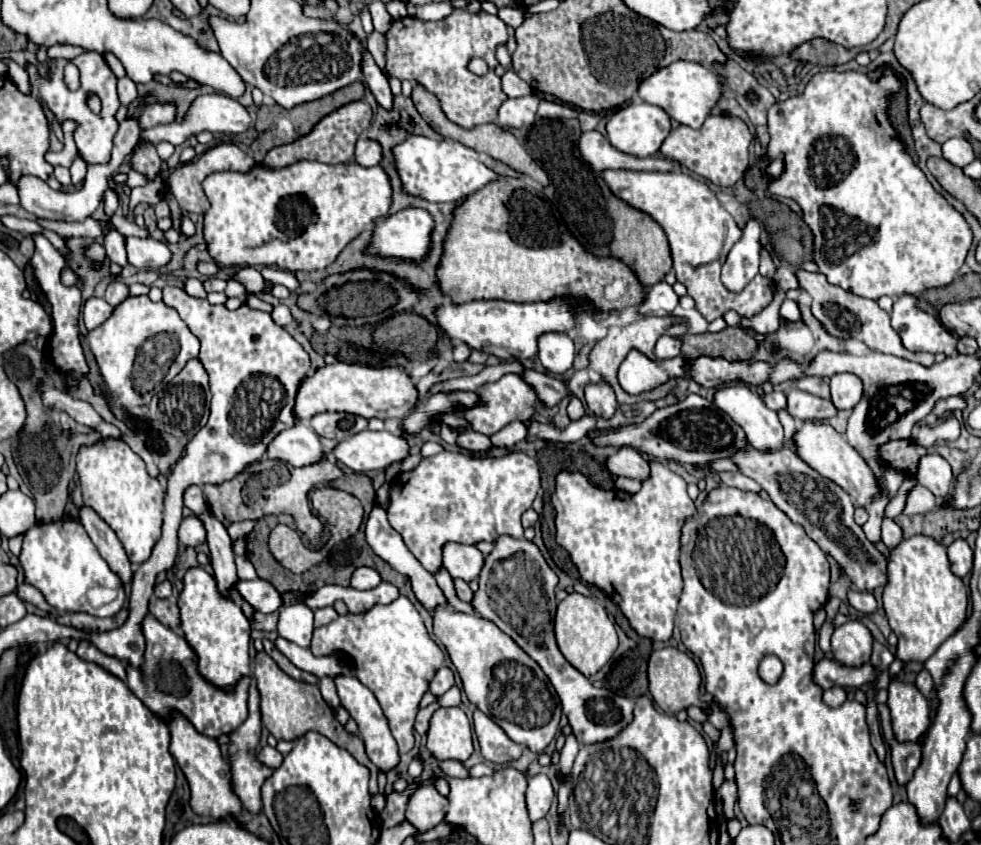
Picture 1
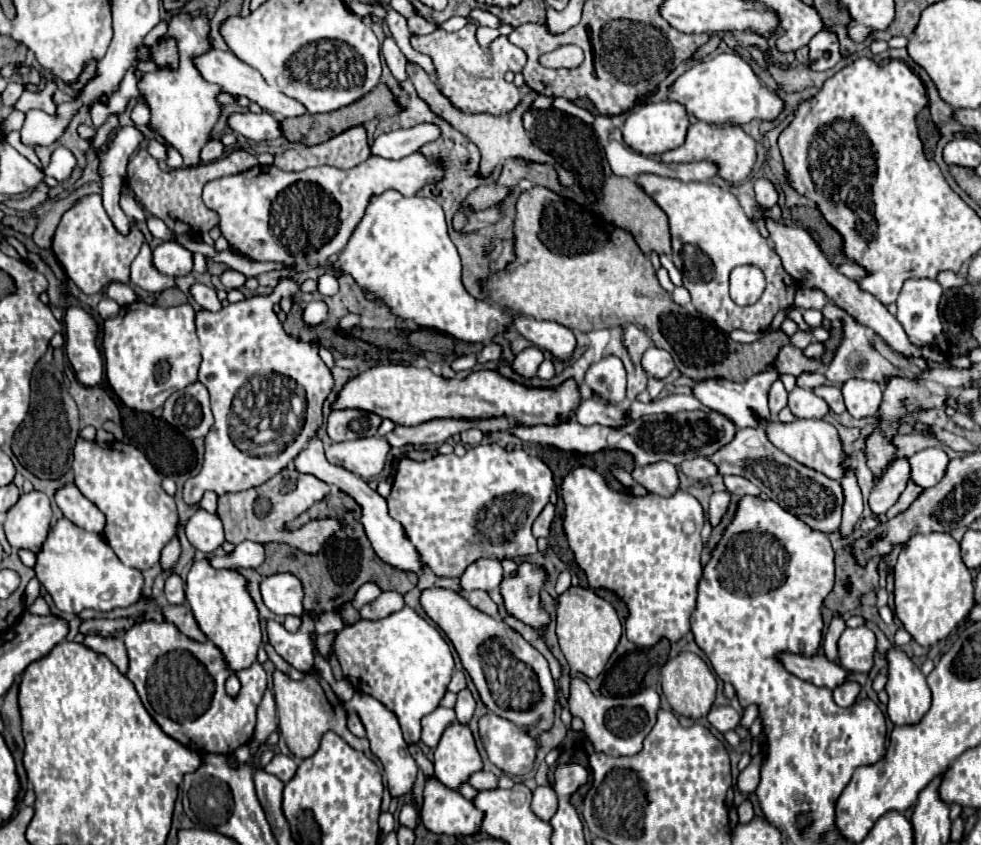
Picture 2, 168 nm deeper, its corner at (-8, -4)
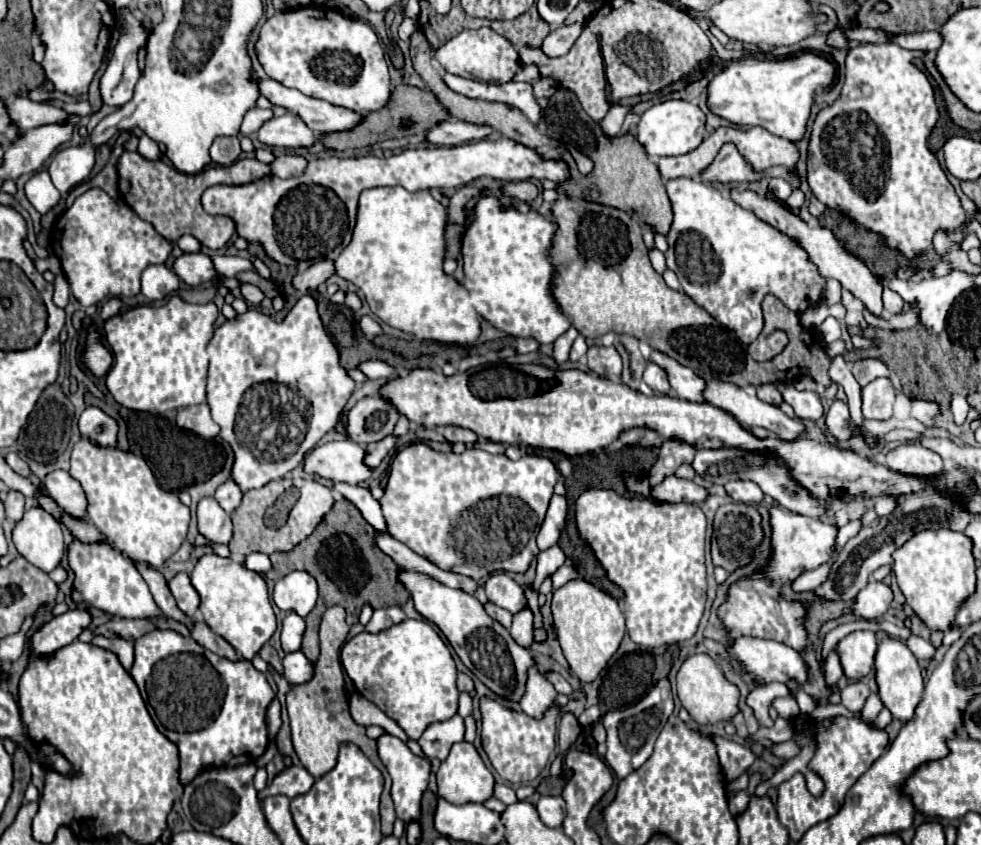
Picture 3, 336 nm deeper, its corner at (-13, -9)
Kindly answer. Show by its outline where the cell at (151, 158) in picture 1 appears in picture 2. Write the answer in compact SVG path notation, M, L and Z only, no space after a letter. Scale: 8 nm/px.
M139 149L127 165L127 185L133 189L135 193L135 201L143 205L143 211L149 217L157 217L161 221L165 221L165 225L175 233L187 233L187 235L203 235L209 233L215 225L219 225L219 215L215 211L209 211L203 201L201 201L201 189L207 181L217 179L217 177L225 177L225 175L237 175L243 173L251 167L255 167L259 161L255 155L247 153L247 151L233 151L223 159L211 161L211 163L199 163L197 167L181 167L181 169L171 169L171 171L163 171L157 161L145 151Z

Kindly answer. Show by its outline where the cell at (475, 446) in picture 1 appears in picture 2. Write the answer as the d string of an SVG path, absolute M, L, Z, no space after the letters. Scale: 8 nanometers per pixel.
M473 427L473 429L467 429L461 433L461 443L463 445L477 445L477 443L481 443L481 437L483 437L483 433Z

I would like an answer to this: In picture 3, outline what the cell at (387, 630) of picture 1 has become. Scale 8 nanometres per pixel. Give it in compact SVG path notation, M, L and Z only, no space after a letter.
M406 618L380 634L368 634L364 630L344 644L340 656L356 690L396 720L412 740L418 740L428 724L448 720L456 714L456 664L430 622Z

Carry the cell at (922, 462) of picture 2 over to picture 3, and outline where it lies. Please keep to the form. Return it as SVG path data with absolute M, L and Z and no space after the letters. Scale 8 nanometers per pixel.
M902 444L884 456L884 464L898 474L916 474L916 478L936 478L944 472L940 454L922 444Z

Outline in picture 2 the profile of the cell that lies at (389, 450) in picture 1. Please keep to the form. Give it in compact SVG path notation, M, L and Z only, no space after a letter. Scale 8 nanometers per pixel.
M365 437L331 443L325 449L325 457L333 465L339 465L363 479L371 479L383 471L389 449L391 447L383 441L383 437Z

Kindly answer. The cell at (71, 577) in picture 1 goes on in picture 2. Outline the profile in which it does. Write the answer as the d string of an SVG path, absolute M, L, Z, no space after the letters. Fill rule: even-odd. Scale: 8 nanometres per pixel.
M59 519L55 527L51 527L43 549L37 553L35 573L41 585L53 597L57 609L63 613L81 613L83 609L111 611L115 607L129 607L141 599L143 591L141 571L133 569L131 575L131 567L123 565L119 557L115 557L113 549L107 545L107 541L103 541L99 533L79 529L67 519ZM109 591L113 595L109 599L103 599L101 595Z

